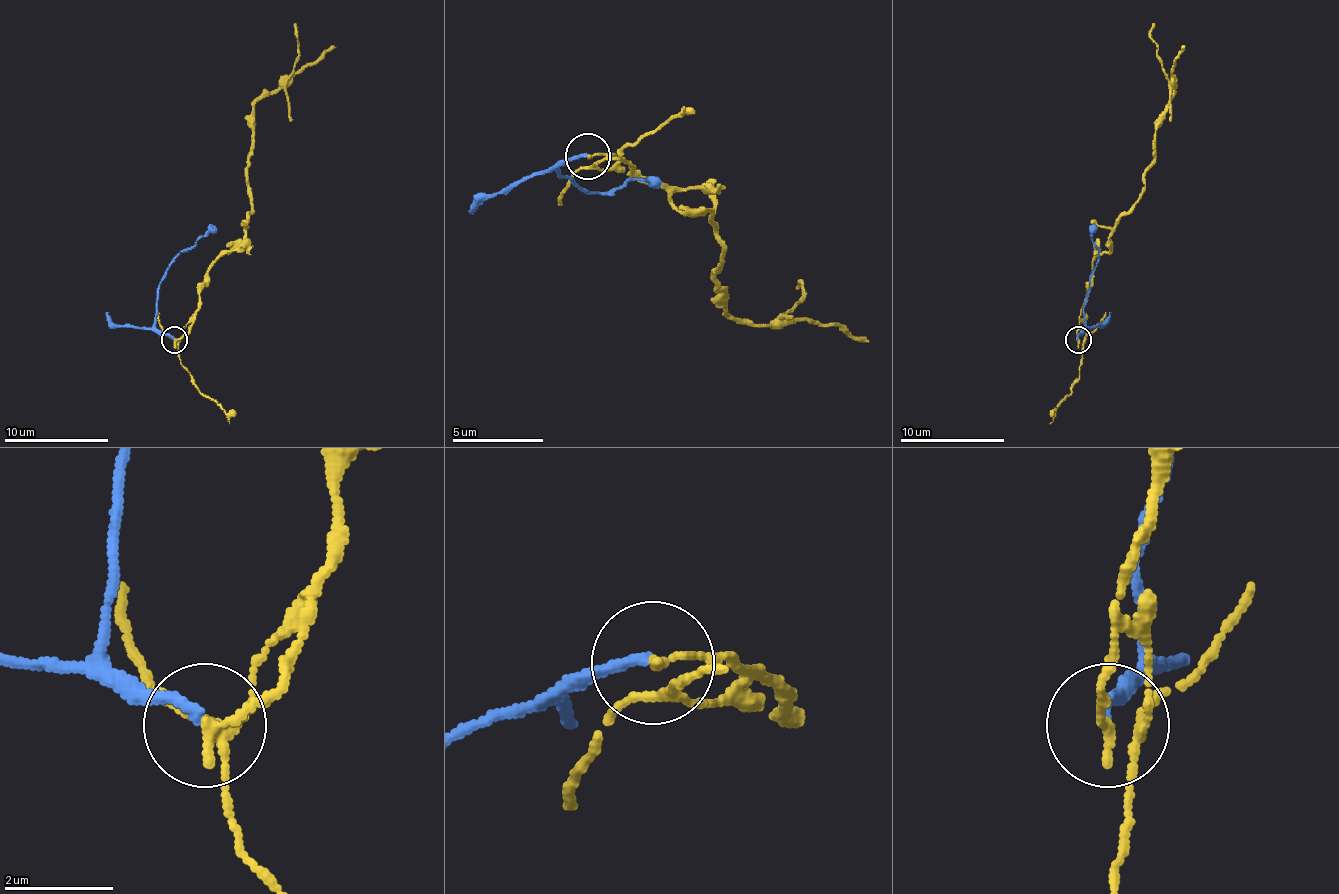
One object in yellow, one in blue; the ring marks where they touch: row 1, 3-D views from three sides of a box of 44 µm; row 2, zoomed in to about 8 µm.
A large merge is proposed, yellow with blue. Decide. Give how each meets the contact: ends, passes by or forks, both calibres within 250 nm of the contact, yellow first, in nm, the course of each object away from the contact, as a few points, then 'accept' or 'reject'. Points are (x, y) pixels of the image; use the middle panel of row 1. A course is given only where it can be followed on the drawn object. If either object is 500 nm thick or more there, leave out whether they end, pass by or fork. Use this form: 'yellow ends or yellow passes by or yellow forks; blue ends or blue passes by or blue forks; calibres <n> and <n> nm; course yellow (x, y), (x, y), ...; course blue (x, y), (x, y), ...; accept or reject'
yellow ends; blue ends; calibres 200 and 190 nm; course yellow (586, 155), (614, 155), (682, 210), (710, 214), (723, 306), (774, 324), (806, 292), (797, 288); course blue (586, 155), (554, 169), (554, 164), (563, 178), (586, 192), (614, 192), (637, 178), (659, 187); reject

